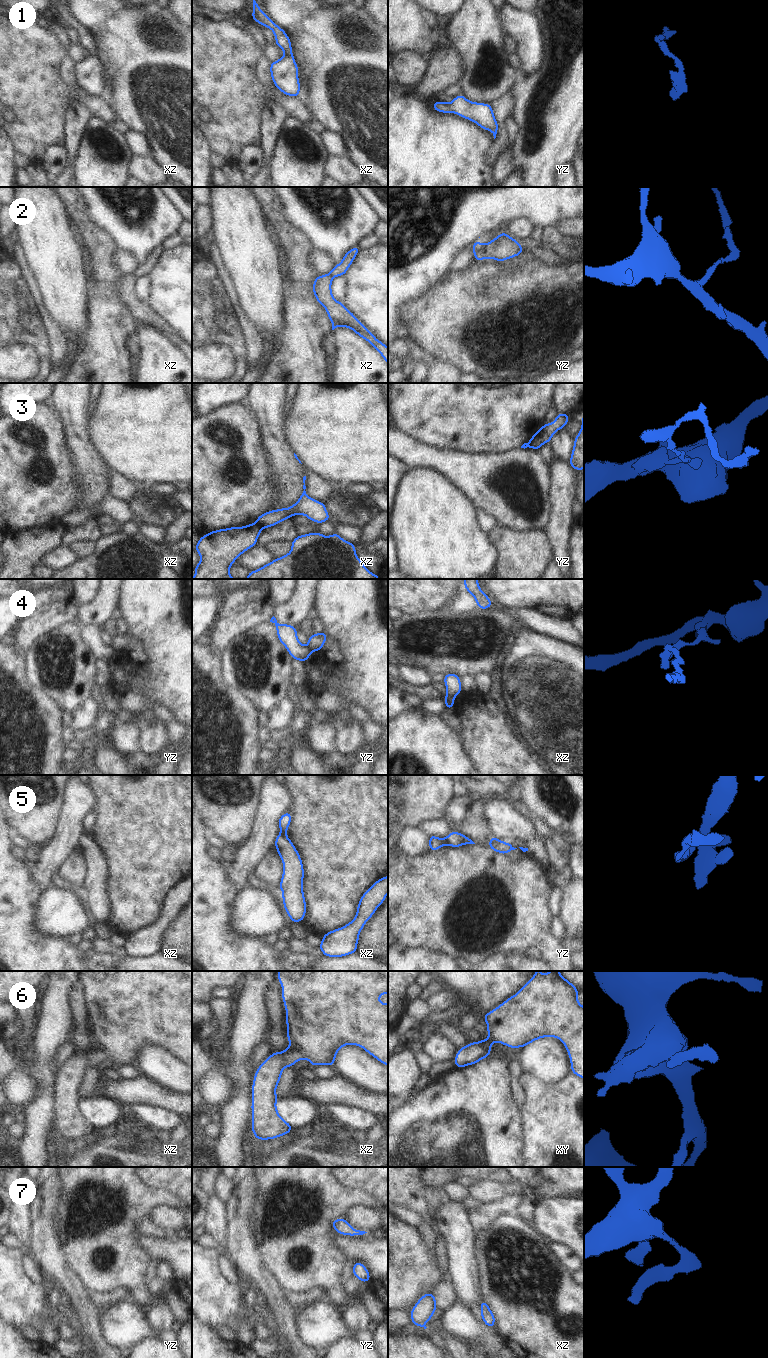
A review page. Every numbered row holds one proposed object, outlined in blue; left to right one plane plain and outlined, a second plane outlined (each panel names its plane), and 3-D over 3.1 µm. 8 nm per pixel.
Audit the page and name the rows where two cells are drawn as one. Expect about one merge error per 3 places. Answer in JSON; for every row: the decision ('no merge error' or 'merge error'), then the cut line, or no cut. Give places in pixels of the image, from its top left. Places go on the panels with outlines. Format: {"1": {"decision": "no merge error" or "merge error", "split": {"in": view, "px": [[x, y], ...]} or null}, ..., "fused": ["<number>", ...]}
{"1": {"decision": "no merge error", "split": null}, "2": {"decision": "merge error", "split": {"in": "yz", "px": [[487, 243], [483, 249], [474, 255]]}}, "3": {"decision": "merge error", "split": {"in": "xz", "px": [[255, 522], [263, 527]]}}, "4": {"decision": "merge error", "split": {"in": "xz", "px": [[446, 694], [454, 697]]}}, "5": {"decision": "merge error", "split": {"in": "xz", "px": [[280, 833], [286, 836]]}}, "6": {"decision": "no merge error", "split": null}, "7": {"decision": "no merge error", "split": null}, "fused": ["2", "3", "4", "5"]}

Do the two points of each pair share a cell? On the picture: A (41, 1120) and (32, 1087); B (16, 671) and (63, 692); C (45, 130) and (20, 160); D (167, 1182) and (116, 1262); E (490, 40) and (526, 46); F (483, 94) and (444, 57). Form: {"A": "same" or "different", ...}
{"A": "different", "B": "different", "C": "different", "D": "different", "E": "different", "F": "different"}

